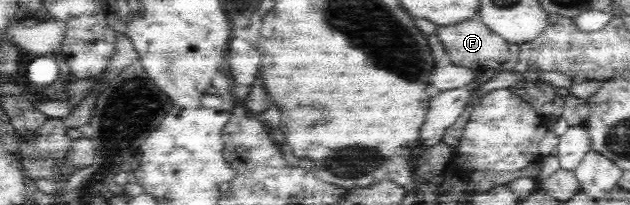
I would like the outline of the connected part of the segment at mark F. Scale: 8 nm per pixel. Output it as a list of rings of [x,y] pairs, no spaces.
[[[477,16],[453,24],[439,24],[436,26],[436,35],[453,64],[469,67],[477,73],[502,65],[510,54],[504,38],[487,28]]]

